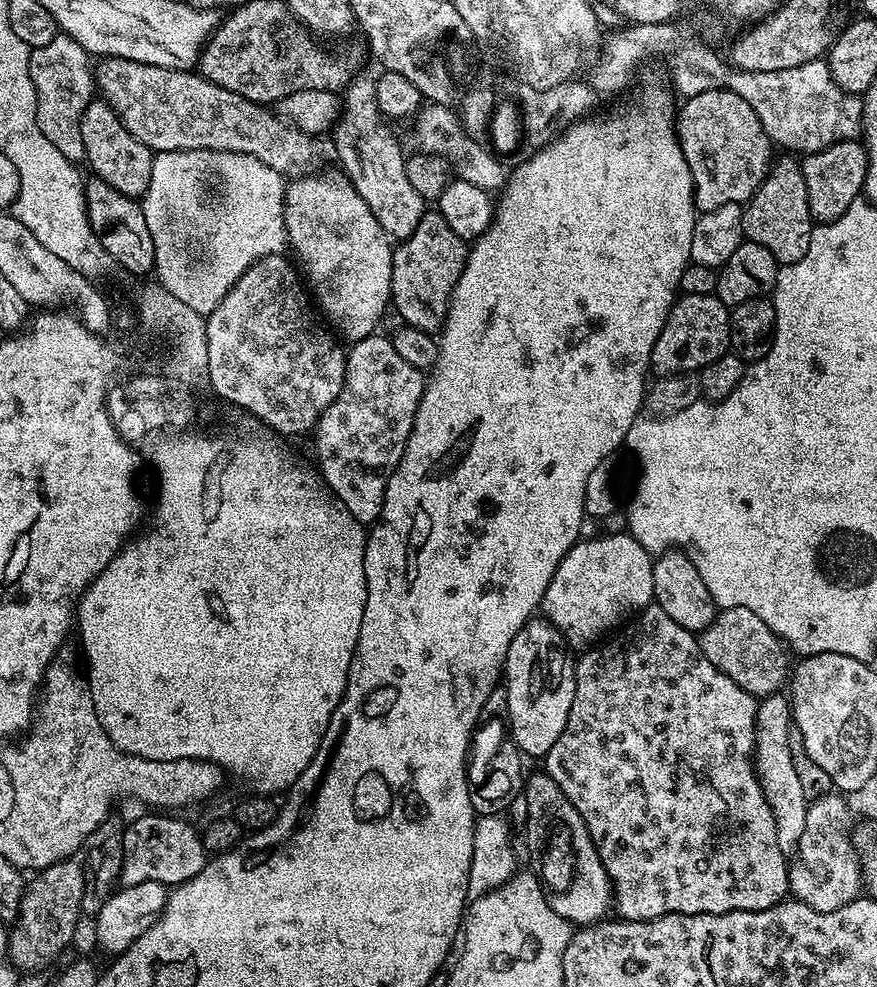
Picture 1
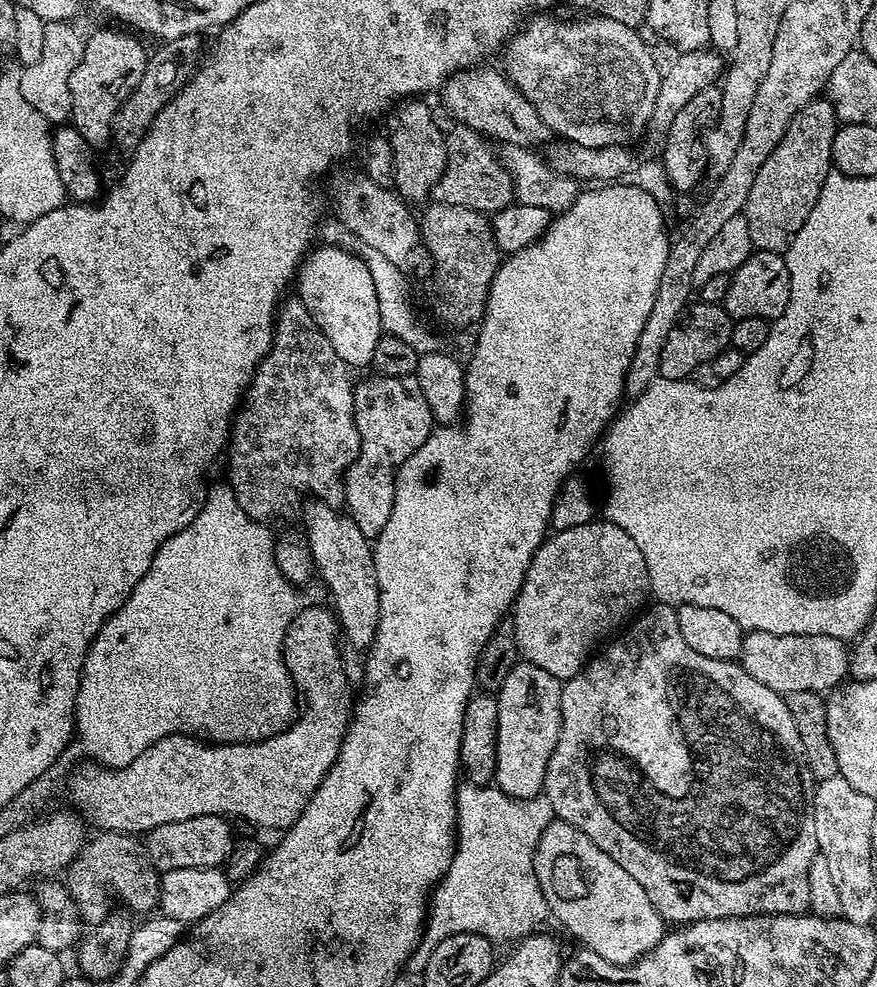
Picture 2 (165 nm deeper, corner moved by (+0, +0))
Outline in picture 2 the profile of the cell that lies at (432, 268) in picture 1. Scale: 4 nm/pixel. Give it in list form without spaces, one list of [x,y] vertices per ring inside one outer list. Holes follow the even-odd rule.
[[[429,203],[419,217],[420,236],[434,265],[434,279],[440,283],[436,316],[448,328],[468,328],[484,317],[488,291],[502,263],[502,253],[492,233],[492,221],[485,213],[466,206]]]

